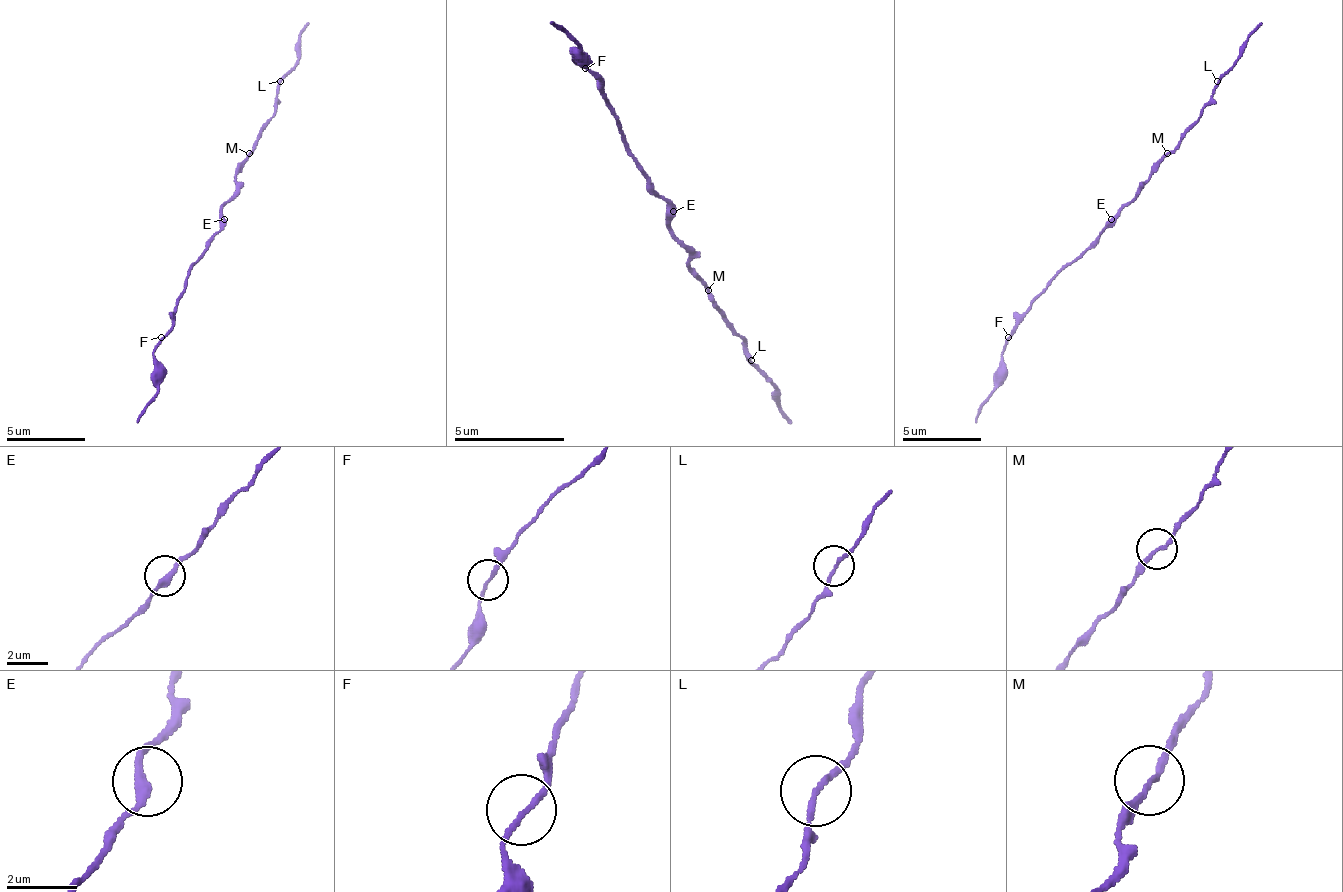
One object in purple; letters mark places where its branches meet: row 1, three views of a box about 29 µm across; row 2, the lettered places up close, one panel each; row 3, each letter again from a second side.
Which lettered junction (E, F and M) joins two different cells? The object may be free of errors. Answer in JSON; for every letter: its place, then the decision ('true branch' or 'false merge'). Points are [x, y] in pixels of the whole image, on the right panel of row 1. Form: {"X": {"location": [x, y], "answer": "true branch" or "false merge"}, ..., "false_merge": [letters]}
{"E": {"location": [1111, 219], "answer": "true branch"}, "F": {"location": [1008, 337], "answer": "true branch"}, "M": {"location": [1167, 153], "answer": "false merge"}, "false_merge": ["M"]}

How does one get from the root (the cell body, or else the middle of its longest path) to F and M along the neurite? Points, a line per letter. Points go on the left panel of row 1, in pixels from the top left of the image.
F: (221, 223), (221, 230), (209, 242), (185, 282), (185, 293), (177, 301), (173, 325), (161, 337)
M: (221, 223), (221, 207), (236, 191), (236, 167), (248, 152)

